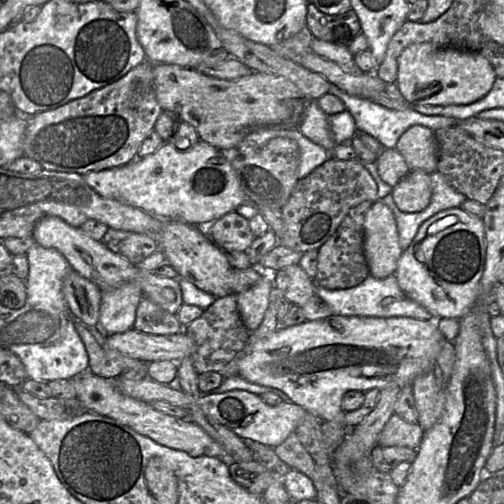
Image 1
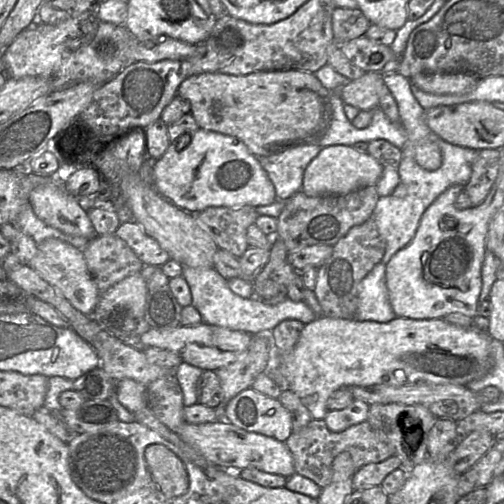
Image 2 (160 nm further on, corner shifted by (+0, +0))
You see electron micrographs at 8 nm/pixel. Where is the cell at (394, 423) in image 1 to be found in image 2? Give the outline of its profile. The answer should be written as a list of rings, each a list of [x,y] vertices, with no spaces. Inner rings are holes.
[[[311,420],[305,427],[292,431],[284,442],[293,456],[295,473],[314,481],[318,486],[328,486],[332,479],[332,463],[342,452],[348,452],[356,471],[364,465],[379,463],[394,455],[393,449],[378,436],[378,432],[364,421],[342,432],[331,432],[325,421]]]

